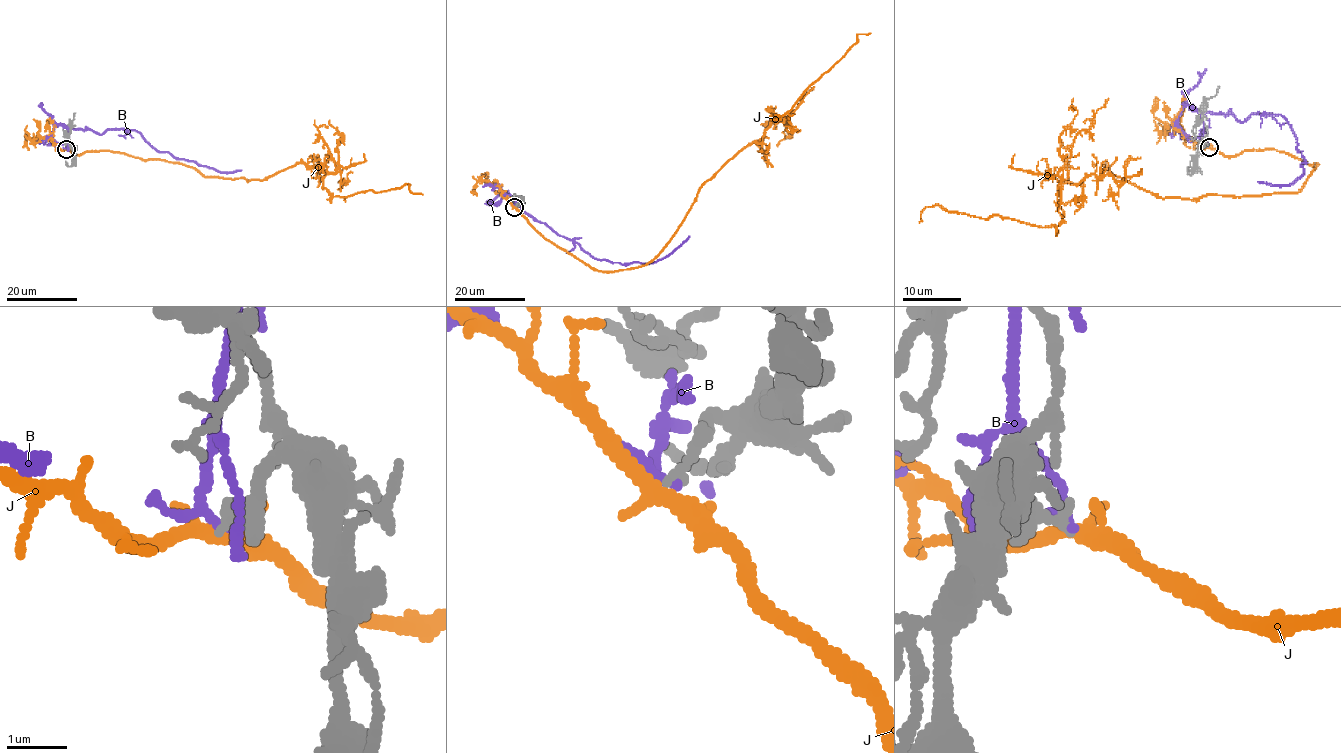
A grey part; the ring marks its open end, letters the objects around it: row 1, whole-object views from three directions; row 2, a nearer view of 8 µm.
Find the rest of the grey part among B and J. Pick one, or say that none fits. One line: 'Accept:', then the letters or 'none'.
Accept: none

